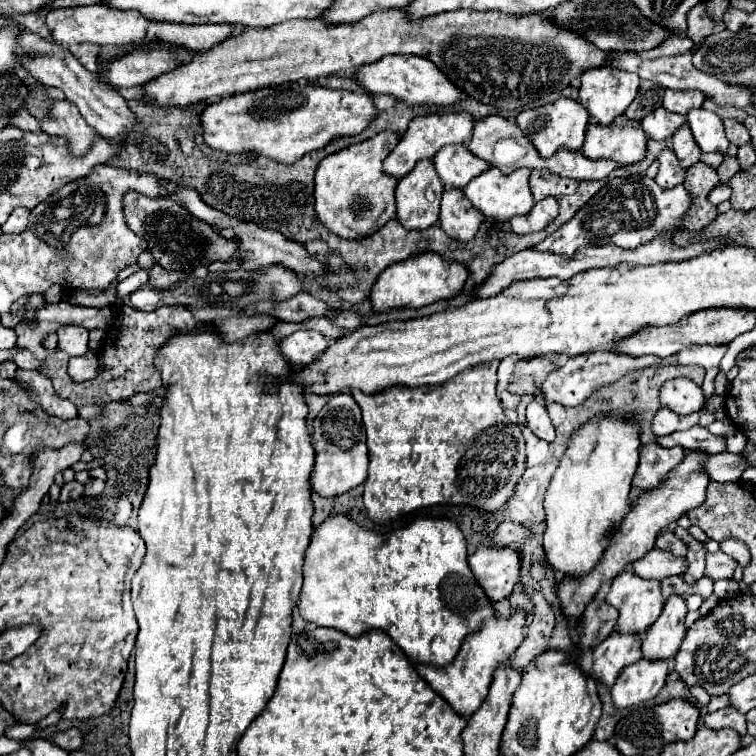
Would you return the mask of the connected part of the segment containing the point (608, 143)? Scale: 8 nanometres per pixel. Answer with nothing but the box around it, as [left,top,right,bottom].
[583,116,647,164]

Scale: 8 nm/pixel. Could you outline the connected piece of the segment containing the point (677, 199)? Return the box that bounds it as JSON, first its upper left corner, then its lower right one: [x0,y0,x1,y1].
[535,174,691,256]

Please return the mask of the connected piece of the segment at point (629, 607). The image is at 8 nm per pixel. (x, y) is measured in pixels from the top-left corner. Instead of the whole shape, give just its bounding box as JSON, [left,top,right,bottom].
[605,572,663,634]

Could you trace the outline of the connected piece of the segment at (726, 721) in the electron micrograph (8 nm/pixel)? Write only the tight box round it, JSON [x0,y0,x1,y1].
[705,706,747,736]

